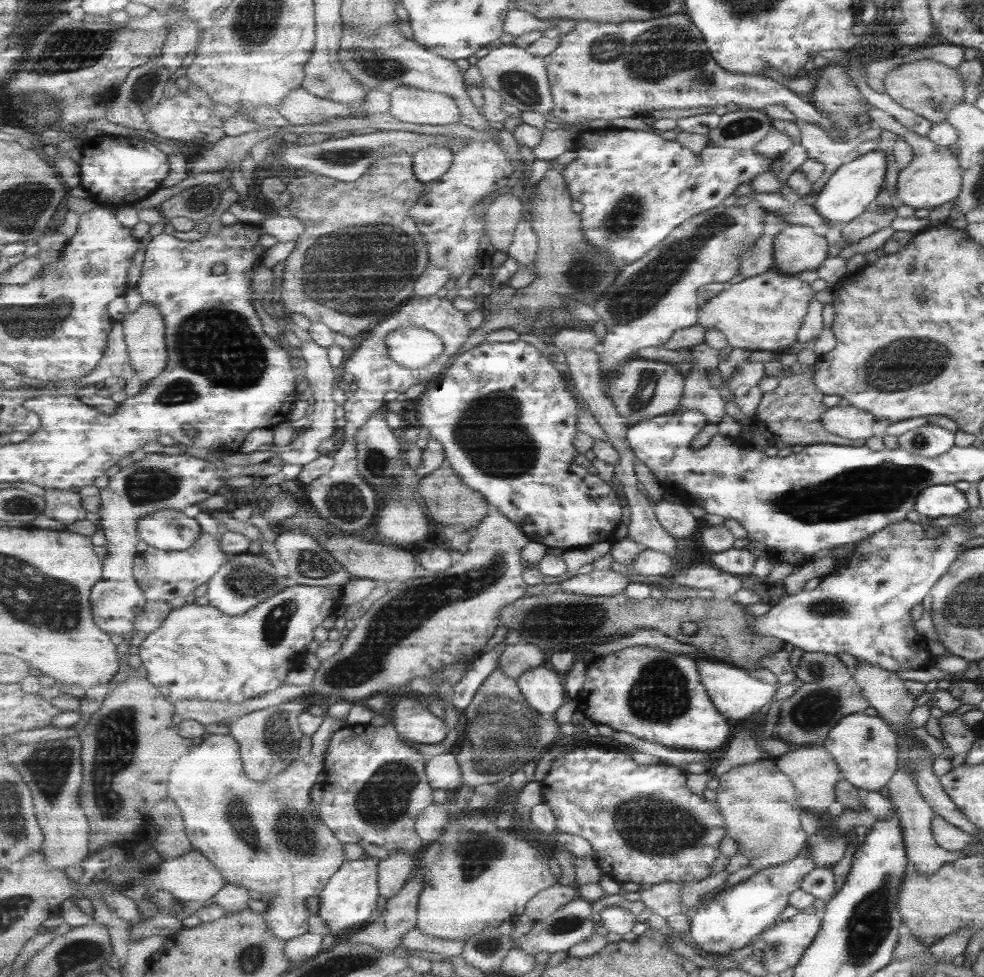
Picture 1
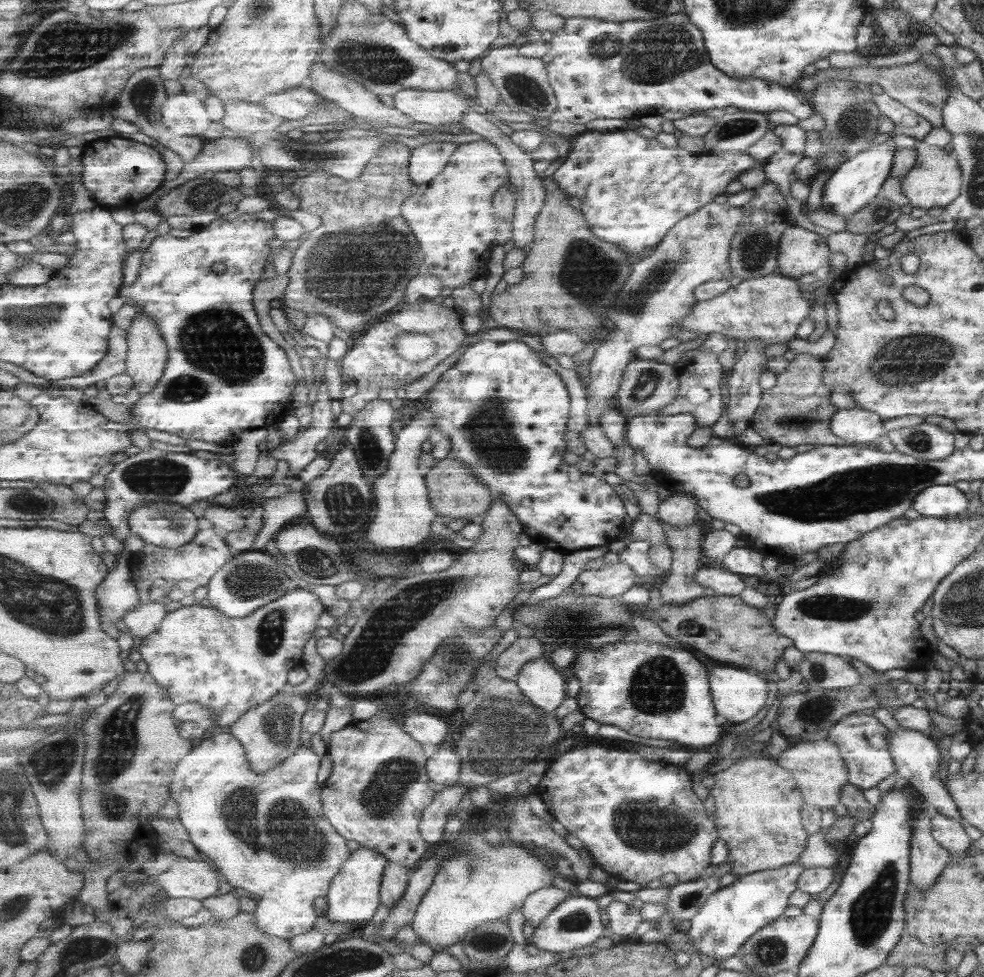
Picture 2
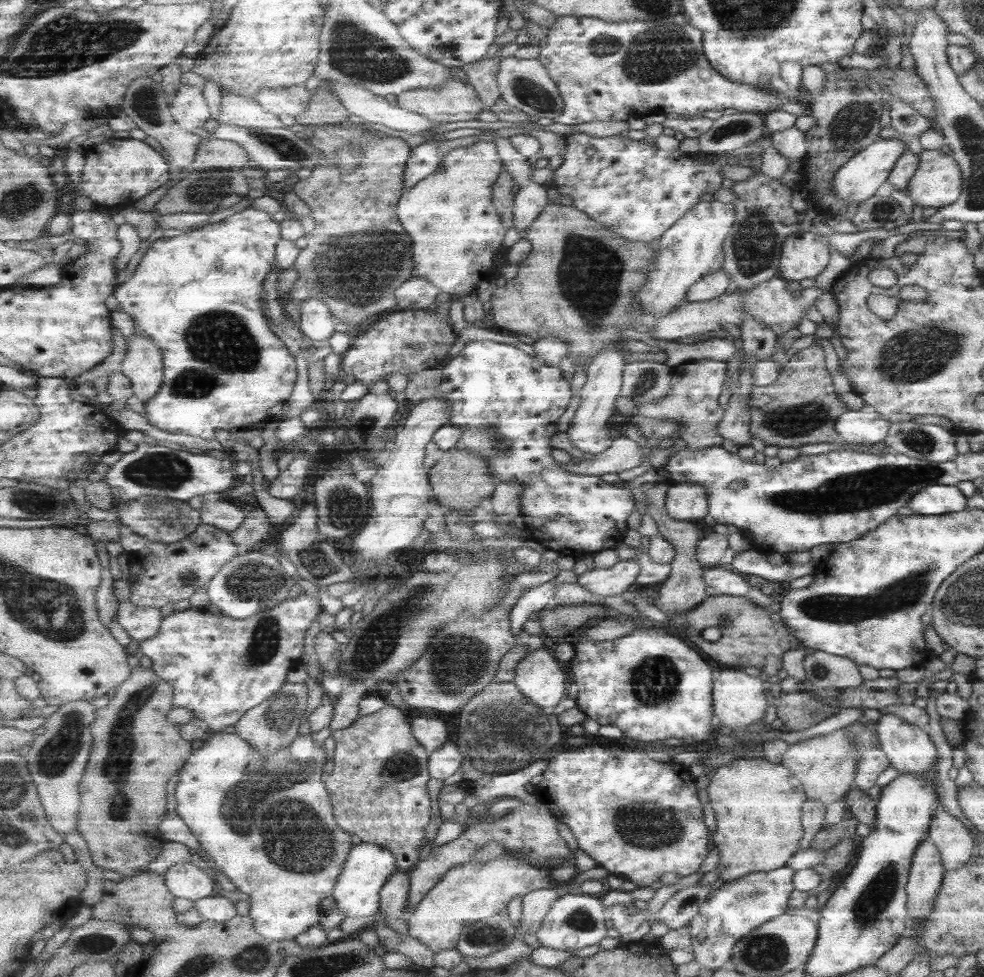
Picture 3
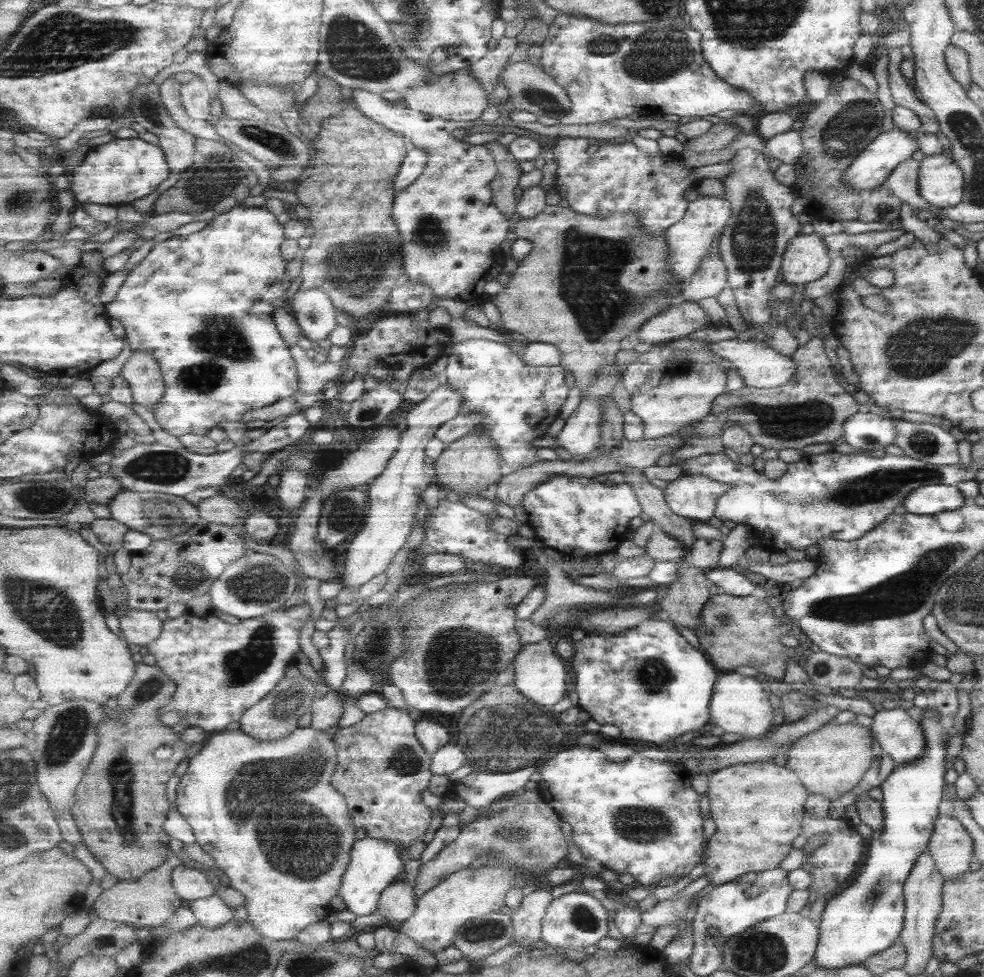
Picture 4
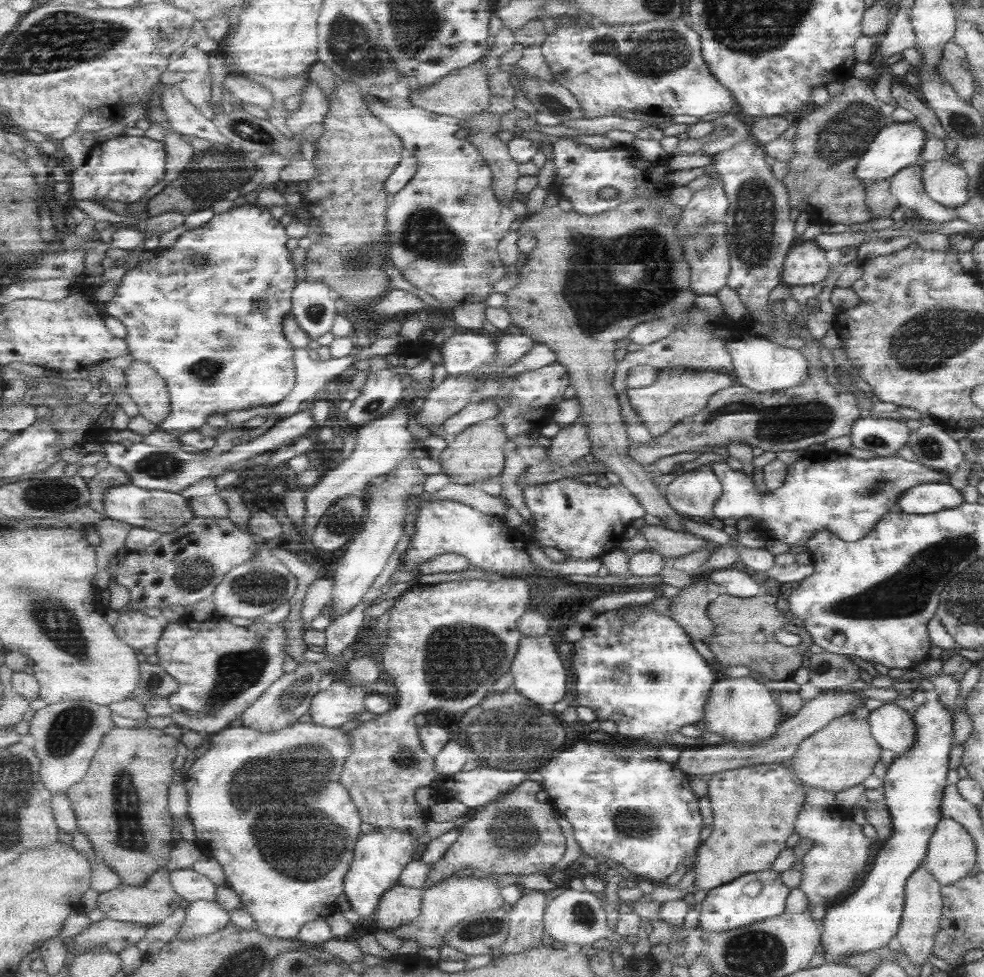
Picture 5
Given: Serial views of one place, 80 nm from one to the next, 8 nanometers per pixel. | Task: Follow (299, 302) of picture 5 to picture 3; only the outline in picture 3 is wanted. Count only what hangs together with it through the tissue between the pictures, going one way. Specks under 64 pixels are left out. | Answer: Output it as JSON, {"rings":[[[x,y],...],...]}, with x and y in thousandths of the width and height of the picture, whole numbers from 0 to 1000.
{"rings":[[[323,303],[306,310],[304,337],[310,346],[320,350],[333,349],[342,336],[343,327],[335,313]]]}

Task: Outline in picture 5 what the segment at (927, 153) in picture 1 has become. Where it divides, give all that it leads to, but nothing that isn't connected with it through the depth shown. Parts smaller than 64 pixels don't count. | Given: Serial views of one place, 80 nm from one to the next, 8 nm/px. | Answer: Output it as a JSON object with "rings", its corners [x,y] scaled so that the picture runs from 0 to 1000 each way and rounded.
{"rings":[[[945,164],[936,178],[938,197],[946,206],[967,214],[983,208],[984,180],[975,169]]]}

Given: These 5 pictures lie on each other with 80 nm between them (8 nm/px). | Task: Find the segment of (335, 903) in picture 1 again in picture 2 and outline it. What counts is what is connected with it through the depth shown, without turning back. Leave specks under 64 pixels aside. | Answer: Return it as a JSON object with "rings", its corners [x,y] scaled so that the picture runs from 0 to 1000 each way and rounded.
{"rings":[[[365,867],[356,879],[349,885],[348,893],[345,893],[336,903],[332,913],[331,938],[338,944],[371,944],[377,942],[387,927],[389,894],[396,881],[389,873],[381,872],[381,869]]]}

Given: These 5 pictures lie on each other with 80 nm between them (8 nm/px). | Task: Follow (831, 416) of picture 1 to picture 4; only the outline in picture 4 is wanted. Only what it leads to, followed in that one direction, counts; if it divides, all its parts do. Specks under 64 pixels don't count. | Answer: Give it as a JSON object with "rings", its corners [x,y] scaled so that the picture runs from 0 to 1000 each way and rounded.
{"rings":[[[869,423],[859,428],[855,437],[855,450],[867,459],[877,459],[877,454],[891,454],[907,459],[910,449],[905,430],[897,430],[889,424]]]}

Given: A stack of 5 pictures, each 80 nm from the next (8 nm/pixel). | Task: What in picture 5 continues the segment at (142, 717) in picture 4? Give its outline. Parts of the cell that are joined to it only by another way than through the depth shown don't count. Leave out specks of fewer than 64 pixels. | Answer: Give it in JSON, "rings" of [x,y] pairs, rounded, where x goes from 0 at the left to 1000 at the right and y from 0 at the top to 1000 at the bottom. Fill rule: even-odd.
{"rings":[[[144,675],[142,679],[144,696],[133,716],[141,719],[147,725],[153,718],[162,719],[181,707],[182,698],[173,692],[162,679],[152,680]],[[148,736],[141,737],[140,744],[122,745],[117,744],[113,749],[107,752],[104,757],[104,764],[100,766],[93,781],[91,782],[91,788],[74,806],[68,808],[69,816],[72,818],[75,830],[79,837],[79,847],[88,856],[90,862],[92,862],[97,876],[105,878],[107,882],[121,895],[124,904],[130,907],[145,907],[149,905],[149,902],[153,900],[153,896],[160,894],[166,886],[170,886],[173,881],[174,871],[177,870],[178,861],[172,858],[171,854],[176,850],[177,835],[173,832],[173,826],[170,821],[173,821],[173,805],[175,803],[176,796],[178,796],[178,784],[176,784],[176,778],[180,776],[180,755],[168,751],[166,746],[158,745],[153,741],[148,740]]]}

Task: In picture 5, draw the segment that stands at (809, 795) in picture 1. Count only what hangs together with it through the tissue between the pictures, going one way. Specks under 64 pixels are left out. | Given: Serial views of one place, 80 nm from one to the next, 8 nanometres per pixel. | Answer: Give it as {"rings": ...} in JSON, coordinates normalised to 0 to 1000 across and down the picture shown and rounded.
{"rings":[[[865,730],[858,731],[853,735],[842,738],[832,749],[825,751],[812,763],[810,772],[804,778],[804,786],[810,792],[810,795],[816,800],[820,807],[833,807],[849,813],[865,805],[871,805],[877,798],[883,796],[886,792],[886,786],[889,780],[894,776],[894,764],[884,752],[884,744],[880,736],[871,735]]]}

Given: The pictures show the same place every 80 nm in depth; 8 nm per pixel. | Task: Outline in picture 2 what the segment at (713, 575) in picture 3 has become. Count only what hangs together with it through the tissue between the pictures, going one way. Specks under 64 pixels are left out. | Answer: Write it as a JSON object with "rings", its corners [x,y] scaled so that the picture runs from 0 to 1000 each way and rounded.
{"rings":[[[714,579],[707,588],[707,593],[729,609],[752,611],[755,604],[760,602],[751,586],[739,582]]]}

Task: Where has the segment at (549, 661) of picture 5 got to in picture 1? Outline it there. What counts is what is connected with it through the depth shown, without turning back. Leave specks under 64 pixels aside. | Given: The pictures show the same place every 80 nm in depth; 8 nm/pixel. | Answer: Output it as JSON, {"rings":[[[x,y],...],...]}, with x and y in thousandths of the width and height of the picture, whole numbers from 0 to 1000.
{"rings":[[[556,679],[533,689],[526,699],[536,719],[553,732],[566,729],[577,714],[572,700],[574,694],[558,686]]]}

